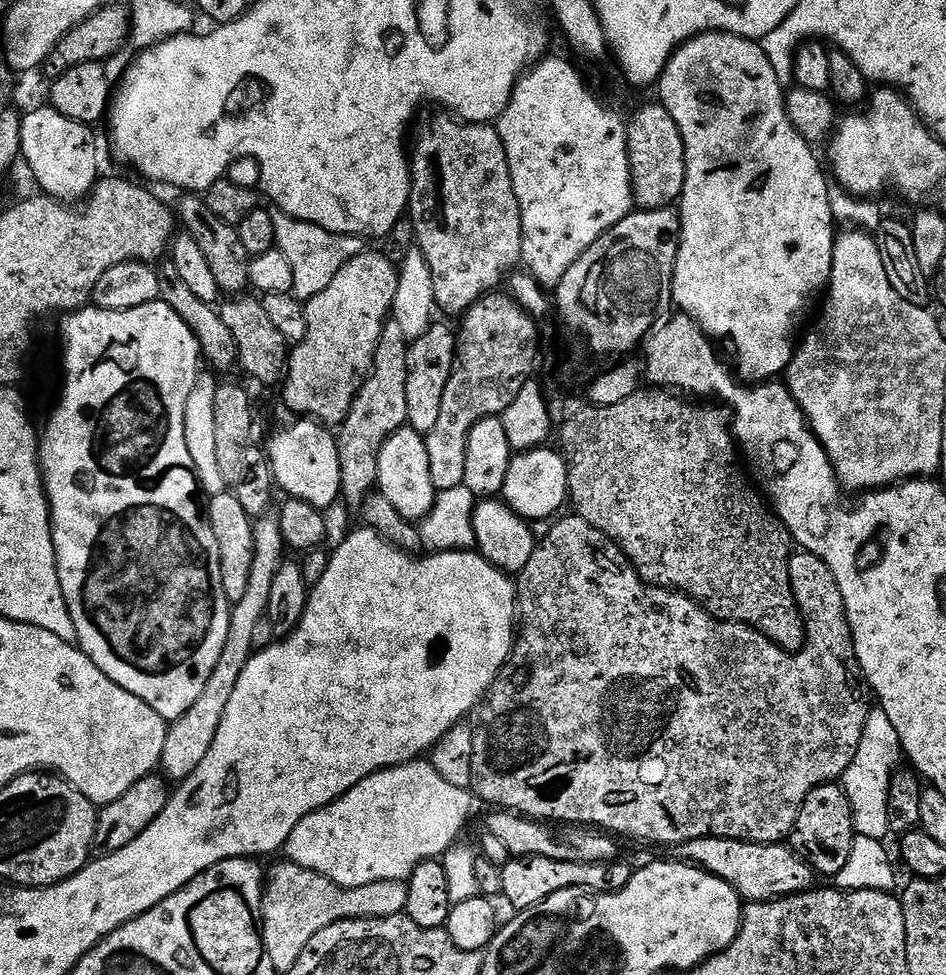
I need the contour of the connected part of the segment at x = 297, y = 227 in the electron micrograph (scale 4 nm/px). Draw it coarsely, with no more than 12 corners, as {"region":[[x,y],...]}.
{"region":[[277,207],[276,248],[290,262],[291,294],[322,294],[361,237],[334,234]]}

